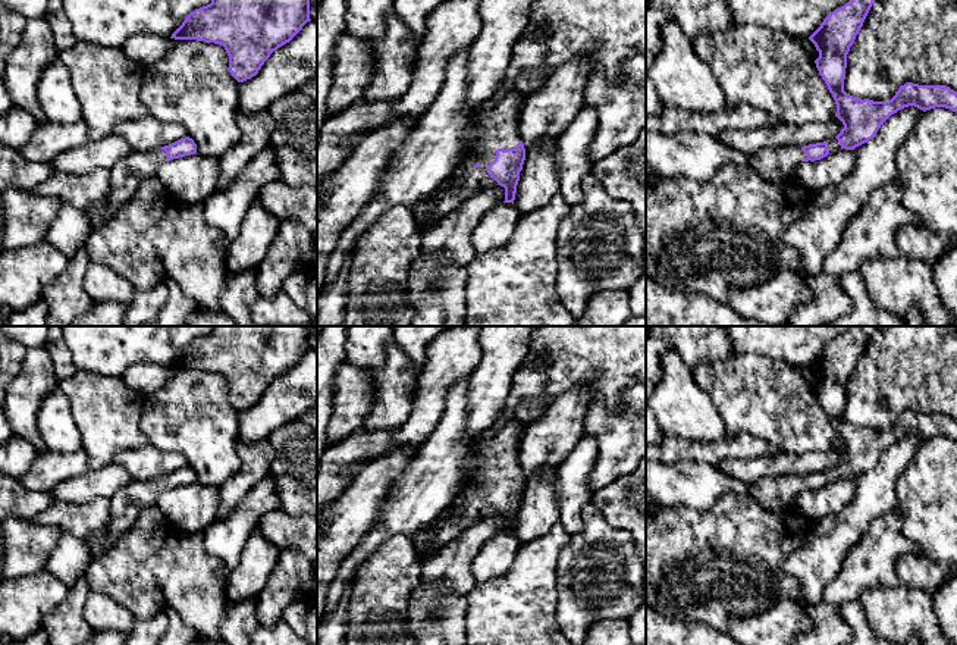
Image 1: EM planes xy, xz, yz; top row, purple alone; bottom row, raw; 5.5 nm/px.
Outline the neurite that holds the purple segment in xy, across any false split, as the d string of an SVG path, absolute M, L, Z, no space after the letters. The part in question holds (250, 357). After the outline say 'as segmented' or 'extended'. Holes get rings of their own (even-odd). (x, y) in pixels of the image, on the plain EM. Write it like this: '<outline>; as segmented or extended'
M211 326L211 332L191 341L170 367L223 375L230 404L244 411L255 406L270 383L310 350L310 326Z; as segmented

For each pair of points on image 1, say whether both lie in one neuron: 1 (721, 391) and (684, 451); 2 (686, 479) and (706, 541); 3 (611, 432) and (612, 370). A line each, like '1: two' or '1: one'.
1: two
2: two
3: two

